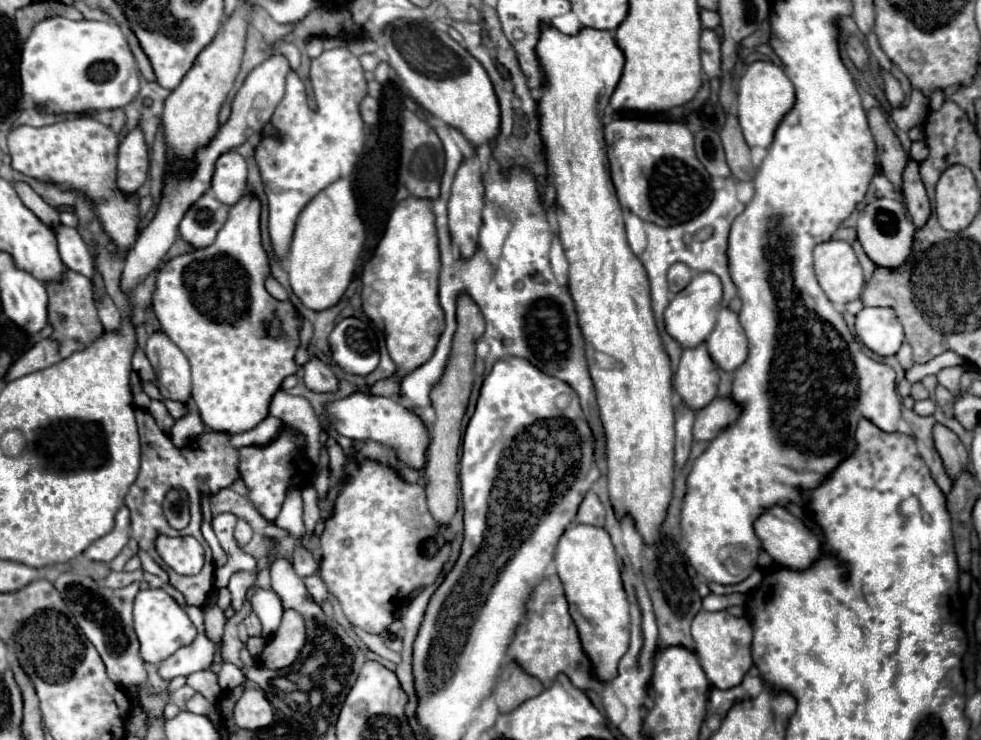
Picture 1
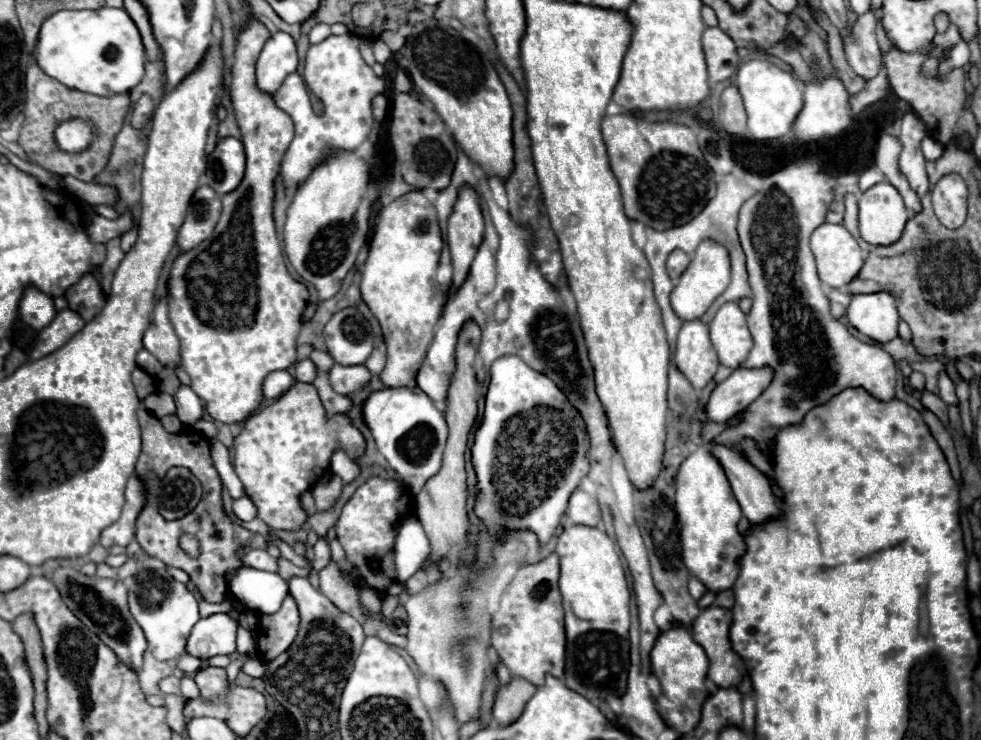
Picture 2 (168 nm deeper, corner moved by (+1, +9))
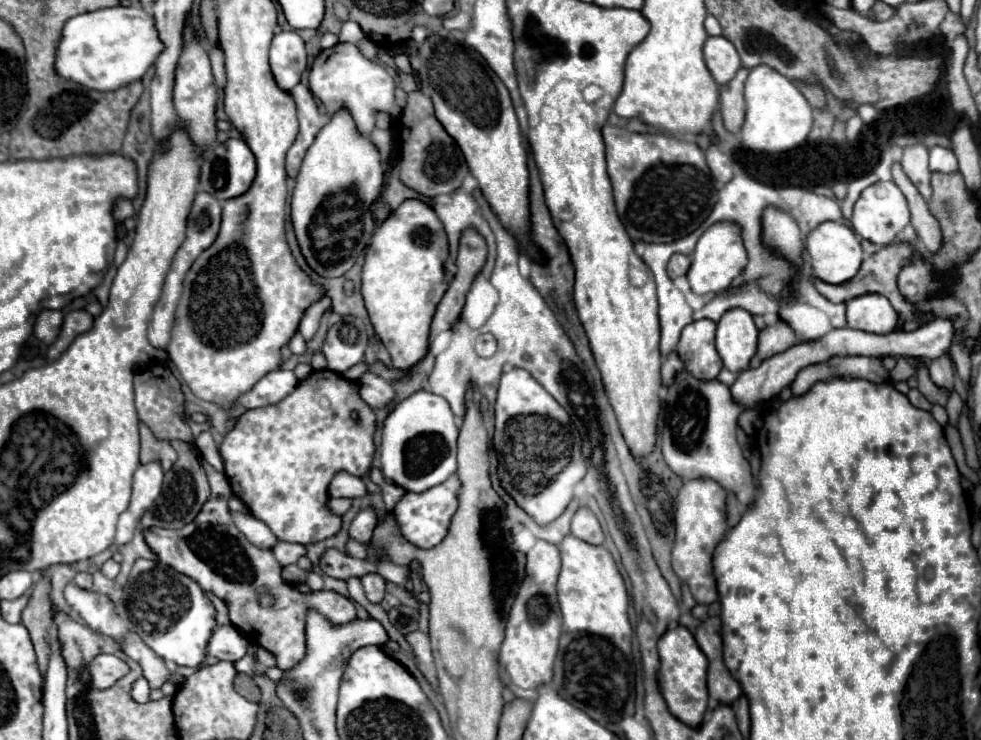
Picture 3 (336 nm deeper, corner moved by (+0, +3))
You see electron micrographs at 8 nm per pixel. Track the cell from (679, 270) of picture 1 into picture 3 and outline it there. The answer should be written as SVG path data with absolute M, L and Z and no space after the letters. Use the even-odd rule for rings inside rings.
M673 254L671 260L669 260L669 268L667 268L671 280L675 280L679 276L685 276L689 266L691 266L691 258L689 256L685 256L685 254Z

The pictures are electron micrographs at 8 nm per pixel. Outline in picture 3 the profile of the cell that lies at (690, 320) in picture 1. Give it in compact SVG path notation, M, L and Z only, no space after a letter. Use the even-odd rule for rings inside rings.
M721 222L719 226L711 226L697 242L697 248L693 252L691 268L687 272L689 286L699 296L715 296L717 292L723 292L731 286L733 278L737 278L747 264L747 254L743 250L743 242L739 242L739 230L735 226L727 226L727 222Z

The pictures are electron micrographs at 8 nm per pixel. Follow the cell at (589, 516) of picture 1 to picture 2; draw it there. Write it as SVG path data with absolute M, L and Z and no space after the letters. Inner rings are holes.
M574 492L570 496L570 504L566 510L568 518L572 524L582 524L582 526L600 526L600 506L596 498L592 498L586 492Z

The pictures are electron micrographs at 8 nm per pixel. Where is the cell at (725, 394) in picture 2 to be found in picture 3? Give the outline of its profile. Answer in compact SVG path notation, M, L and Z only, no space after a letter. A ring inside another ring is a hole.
M943 318L929 320L913 332L895 330L895 332L883 334L883 336L853 330L853 328L839 328L839 330L831 330L829 334L825 334L817 340L801 342L801 344L793 346L791 350L785 350L783 354L771 356L759 368L743 370L729 390L731 390L735 404L745 406L745 408L755 408L755 406L775 398L785 386L789 386L801 368L815 364L815 362L823 362L831 356L879 356L879 358L883 358L883 356L915 356L921 360L935 360L941 356L951 356L951 340L953 340L951 320L943 320Z

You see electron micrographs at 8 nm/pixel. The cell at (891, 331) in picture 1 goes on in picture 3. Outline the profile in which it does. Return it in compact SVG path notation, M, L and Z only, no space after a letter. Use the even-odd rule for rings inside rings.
M863 294L847 302L847 326L871 334L889 334L899 324L891 302L881 294Z

